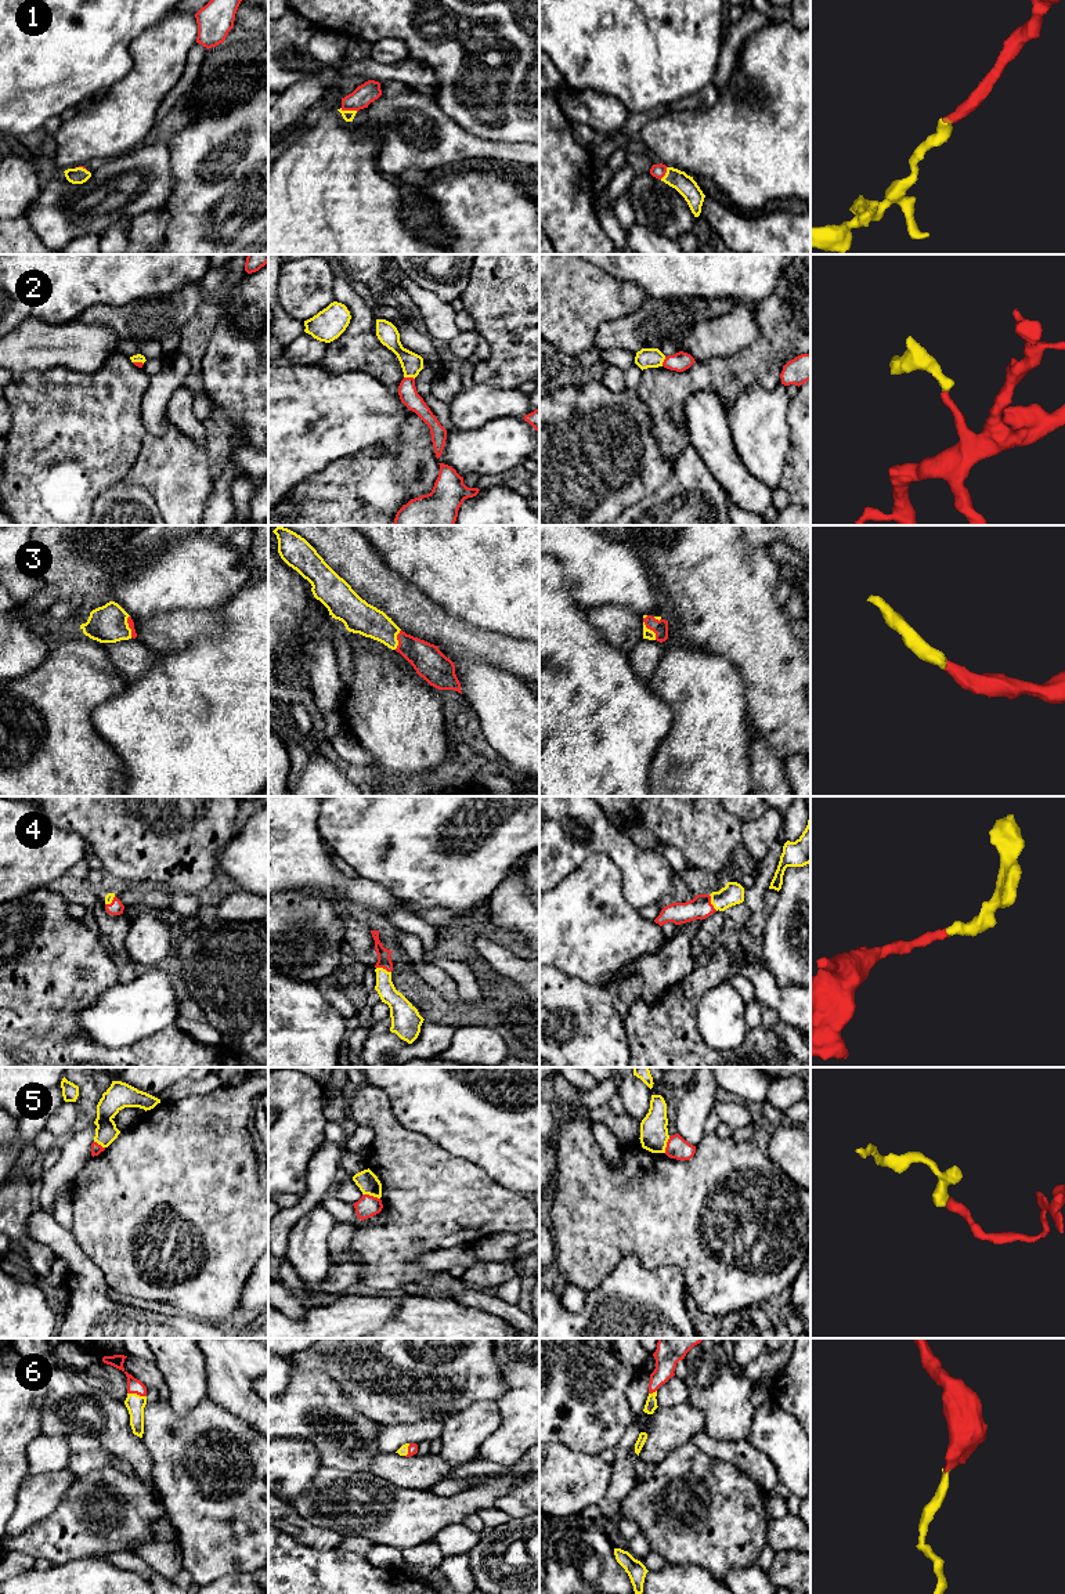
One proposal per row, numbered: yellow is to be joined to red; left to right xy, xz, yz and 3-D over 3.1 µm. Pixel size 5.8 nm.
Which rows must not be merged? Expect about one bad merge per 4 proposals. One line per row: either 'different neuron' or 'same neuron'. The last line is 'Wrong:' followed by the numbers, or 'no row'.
1: same neuron
2: same neuron
3: same neuron
4: same neuron
5: same neuron
6: same neuron
Wrong: no row

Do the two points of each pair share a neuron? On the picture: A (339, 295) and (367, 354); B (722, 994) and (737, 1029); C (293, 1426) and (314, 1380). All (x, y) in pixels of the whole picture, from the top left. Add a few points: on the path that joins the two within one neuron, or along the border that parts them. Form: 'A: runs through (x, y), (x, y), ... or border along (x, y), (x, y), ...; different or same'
A: runs through (354, 306), (361, 314), (361, 339); same
B: runs through (722, 1002), (722, 1014), (729, 1020); same
C: runs through (299, 1414), (313, 1401), (314, 1391); same

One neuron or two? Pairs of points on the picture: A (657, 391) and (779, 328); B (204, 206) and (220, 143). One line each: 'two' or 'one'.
A: one
B: one

